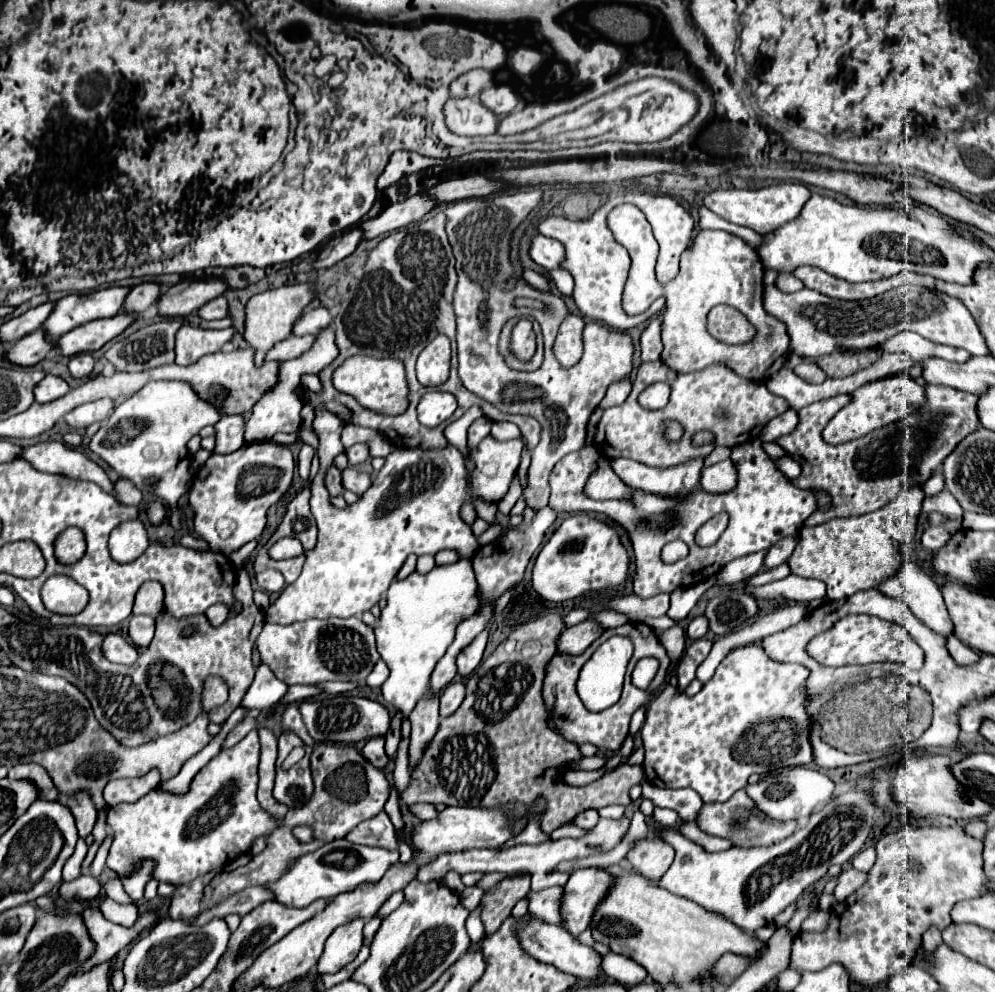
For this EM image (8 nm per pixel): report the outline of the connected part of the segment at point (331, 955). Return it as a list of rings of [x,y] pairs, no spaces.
[[[353,920],[349,924],[339,926],[325,942],[325,952],[317,962],[317,972],[333,974],[341,970],[345,964],[353,962],[357,952],[363,946],[363,920]]]

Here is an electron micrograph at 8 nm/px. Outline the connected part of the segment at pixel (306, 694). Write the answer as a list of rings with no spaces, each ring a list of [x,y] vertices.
[[[291,686],[287,690],[287,694],[279,700],[277,706],[285,706],[285,704],[291,704],[291,702],[299,702],[299,700],[311,698],[315,694],[319,694],[319,688],[315,688],[315,686]]]

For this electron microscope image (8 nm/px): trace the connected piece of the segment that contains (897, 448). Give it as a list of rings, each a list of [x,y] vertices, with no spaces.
[[[931,384],[925,386],[925,394],[927,394],[927,404],[925,404],[925,408],[921,408],[921,412],[913,412],[913,414],[905,416],[901,422],[883,426],[879,430],[869,432],[867,436],[849,440],[839,446],[827,444],[823,440],[821,432],[827,426],[827,422],[833,418],[833,414],[849,402],[849,396],[835,396],[835,398],[821,400],[821,402],[815,402],[815,404],[809,404],[809,406],[797,410],[797,414],[801,416],[801,424],[797,426],[797,430],[789,432],[789,436],[781,436],[781,440],[775,440],[801,466],[801,474],[797,479],[791,480],[791,483],[802,489],[821,490],[831,496],[831,506],[819,508],[817,512],[813,512],[809,516],[807,524],[817,526],[821,522],[827,522],[829,518],[849,518],[849,516],[869,514],[869,512],[885,506],[887,502],[891,502],[903,488],[923,486],[925,480],[933,474],[933,470],[939,468],[943,464],[943,460],[955,450],[955,446],[965,436],[969,436],[971,432],[977,430],[977,426],[979,426],[979,418],[977,418],[977,410],[975,410],[977,396],[949,388],[949,386],[931,386]]]

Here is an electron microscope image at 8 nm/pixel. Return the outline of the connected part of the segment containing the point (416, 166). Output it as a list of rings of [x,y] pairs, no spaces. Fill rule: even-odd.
[[[397,150],[397,152],[393,152],[393,154],[391,154],[387,168],[385,168],[385,170],[383,170],[383,174],[379,176],[379,180],[377,180],[377,188],[379,188],[379,190],[383,190],[383,188],[391,186],[393,182],[401,180],[403,176],[415,174],[415,172],[425,170],[425,168],[435,166],[435,164],[441,164],[441,160],[427,158],[427,156],[421,156],[421,154],[417,154],[417,152]]]

